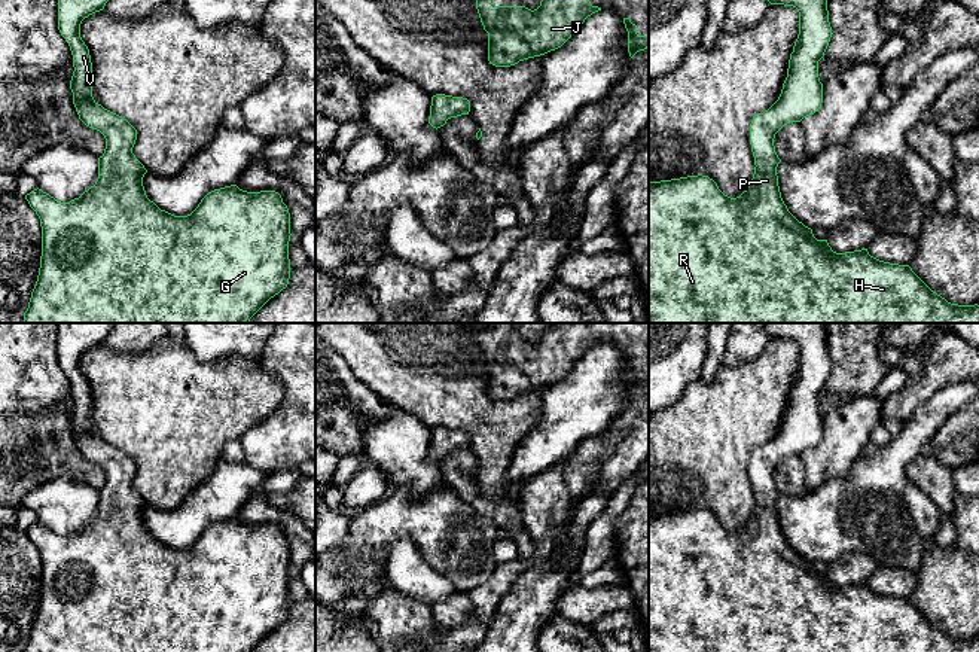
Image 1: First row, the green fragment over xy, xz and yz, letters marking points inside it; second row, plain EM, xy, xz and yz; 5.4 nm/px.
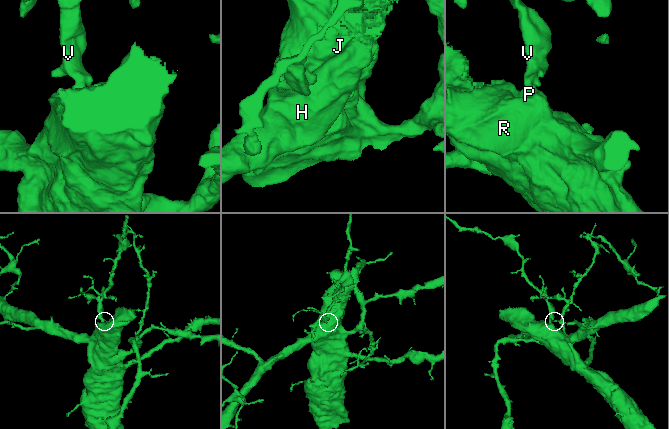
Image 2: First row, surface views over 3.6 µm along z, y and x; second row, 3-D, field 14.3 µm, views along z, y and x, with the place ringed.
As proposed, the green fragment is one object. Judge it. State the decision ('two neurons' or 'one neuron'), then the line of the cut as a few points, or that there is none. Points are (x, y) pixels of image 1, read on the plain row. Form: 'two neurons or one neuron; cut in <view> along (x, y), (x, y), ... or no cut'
one neuron; no cut

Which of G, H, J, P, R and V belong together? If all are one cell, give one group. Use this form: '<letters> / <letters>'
G H J P R V

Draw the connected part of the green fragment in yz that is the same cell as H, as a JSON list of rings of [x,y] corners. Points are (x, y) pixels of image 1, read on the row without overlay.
[[[759,323],[771,338],[793,339],[799,345],[799,368],[790,387],[787,411],[778,433],[763,447],[753,450],[750,457],[750,478],[754,490],[754,508],[748,521],[736,531],[725,528],[708,509],[687,509],[671,514],[649,515],[649,652],[979,652],[979,639],[951,637],[933,625],[909,598],[879,594],[867,582],[836,587],[827,573],[817,573],[812,563],[799,555],[781,531],[777,500],[781,496],[775,485],[775,467],[790,456],[818,445],[823,436],[823,417],[818,411],[818,394],[824,390],[832,371],[824,323]]]

